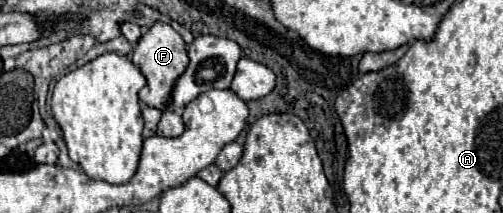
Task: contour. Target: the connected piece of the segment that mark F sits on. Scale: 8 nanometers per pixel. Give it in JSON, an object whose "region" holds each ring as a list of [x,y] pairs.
{"region":[[[155,21],[155,23],[139,37],[131,61],[139,67],[139,71],[141,71],[143,77],[147,79],[147,85],[139,91],[139,99],[145,101],[149,107],[165,109],[175,79],[177,79],[177,77],[185,71],[185,67],[187,67],[187,49],[185,49],[185,43],[183,43],[181,35],[179,35],[171,25],[161,23],[161,21]]]}

